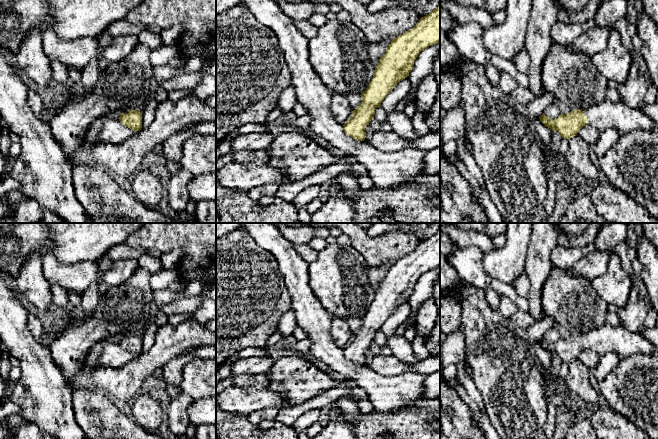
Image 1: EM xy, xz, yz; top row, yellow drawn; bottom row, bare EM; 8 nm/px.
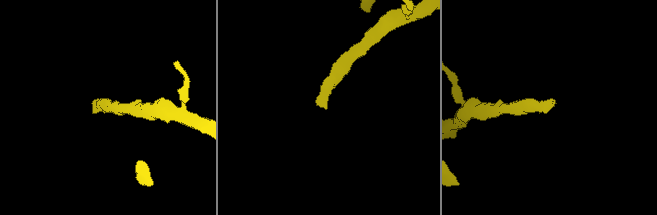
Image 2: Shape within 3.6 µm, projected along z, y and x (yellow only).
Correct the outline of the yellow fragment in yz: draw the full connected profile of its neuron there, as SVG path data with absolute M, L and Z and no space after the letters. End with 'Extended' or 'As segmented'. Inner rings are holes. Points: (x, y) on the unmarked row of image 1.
M607 323L590 332L572 334L566 339L561 338L557 343L550 343L544 337L539 343L546 351L550 352L552 355L558 355L562 362L567 362L569 364L576 360L578 355L586 349L593 350L601 356L607 352L615 352L620 358L627 357L633 353L658 353L658 347L648 341L640 332L631 332L622 325L612 327Z. Extended

